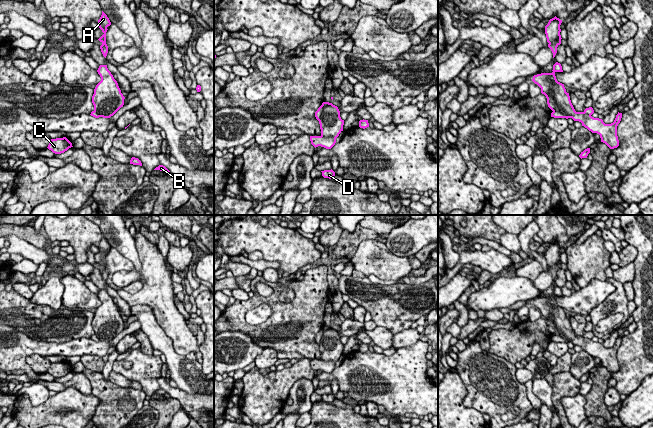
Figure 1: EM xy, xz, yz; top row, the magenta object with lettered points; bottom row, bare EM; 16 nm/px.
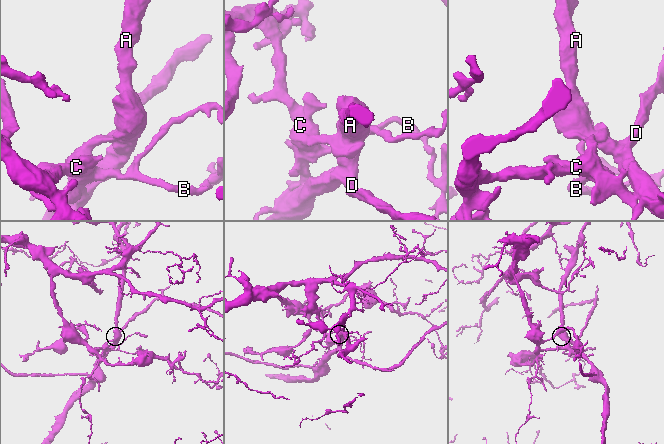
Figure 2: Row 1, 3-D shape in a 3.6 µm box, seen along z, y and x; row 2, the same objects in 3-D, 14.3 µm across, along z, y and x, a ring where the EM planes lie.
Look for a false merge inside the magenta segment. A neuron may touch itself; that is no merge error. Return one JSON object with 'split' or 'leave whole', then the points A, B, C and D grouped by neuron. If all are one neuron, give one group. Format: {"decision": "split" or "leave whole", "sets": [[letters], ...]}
{"decision": "split", "sets": [["A", "D"], ["B", "C"]]}

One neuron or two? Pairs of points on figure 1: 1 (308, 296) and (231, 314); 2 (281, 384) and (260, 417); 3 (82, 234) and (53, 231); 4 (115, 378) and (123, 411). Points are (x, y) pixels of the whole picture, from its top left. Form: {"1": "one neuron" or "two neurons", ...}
{"1": "one neuron", "2": "one neuron", "3": "one neuron", "4": "two neurons"}

